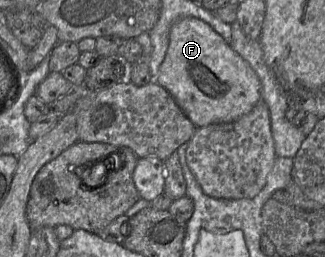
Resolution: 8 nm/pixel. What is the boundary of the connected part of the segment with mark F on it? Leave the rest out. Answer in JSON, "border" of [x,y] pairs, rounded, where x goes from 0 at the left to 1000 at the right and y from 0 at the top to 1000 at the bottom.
{"border":[[[594,66],[560,70],[529,101],[520,179],[477,319],[517,354],[603,498],[717,475],[766,440],[803,389],[803,323],[766,245],[646,97]]]}

